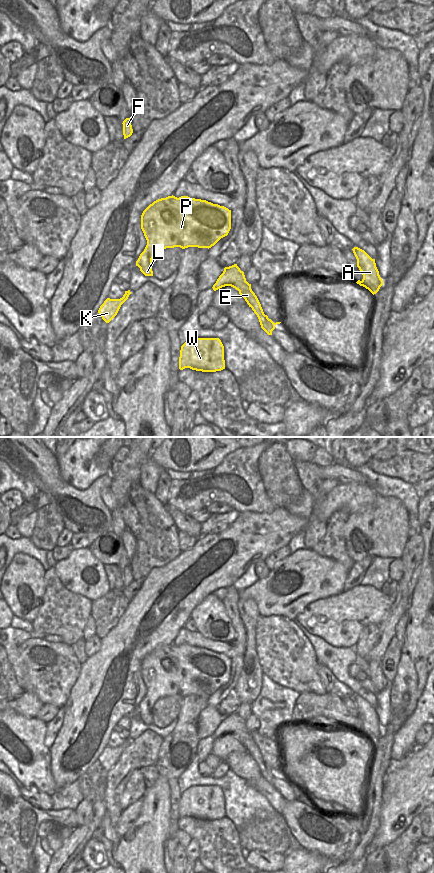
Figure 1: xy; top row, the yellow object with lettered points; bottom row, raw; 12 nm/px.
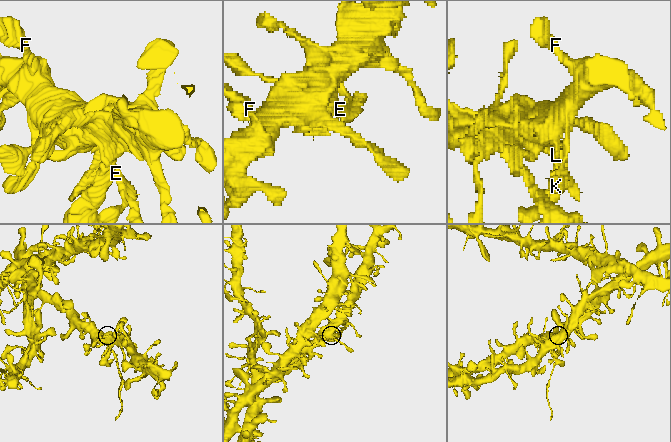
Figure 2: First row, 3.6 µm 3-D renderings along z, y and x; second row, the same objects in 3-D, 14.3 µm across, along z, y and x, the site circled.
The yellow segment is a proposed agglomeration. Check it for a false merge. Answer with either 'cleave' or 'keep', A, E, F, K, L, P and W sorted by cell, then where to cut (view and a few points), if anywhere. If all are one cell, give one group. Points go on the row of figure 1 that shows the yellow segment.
cleave; groups A F K L P W / E; cut xy (245, 279), (238, 290)

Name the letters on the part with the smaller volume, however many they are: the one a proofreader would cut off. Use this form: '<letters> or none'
E

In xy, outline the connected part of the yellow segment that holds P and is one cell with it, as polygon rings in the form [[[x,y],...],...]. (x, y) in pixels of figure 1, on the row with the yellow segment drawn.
[[[172,195],[154,201],[143,211],[141,229],[147,245],[136,261],[136,266],[145,276],[153,276],[152,259],[160,250],[174,247],[209,249],[227,236],[231,229],[231,210],[206,200]]]

